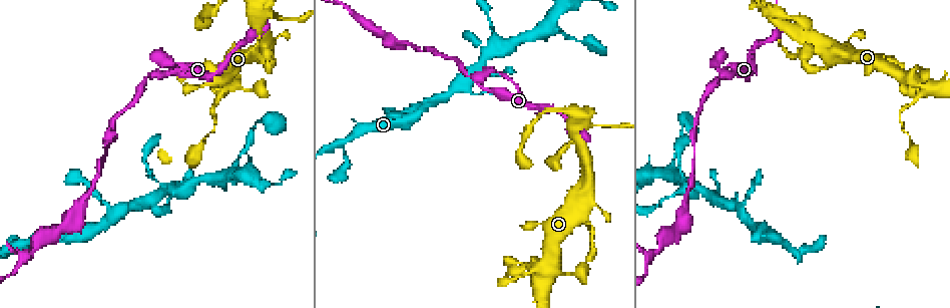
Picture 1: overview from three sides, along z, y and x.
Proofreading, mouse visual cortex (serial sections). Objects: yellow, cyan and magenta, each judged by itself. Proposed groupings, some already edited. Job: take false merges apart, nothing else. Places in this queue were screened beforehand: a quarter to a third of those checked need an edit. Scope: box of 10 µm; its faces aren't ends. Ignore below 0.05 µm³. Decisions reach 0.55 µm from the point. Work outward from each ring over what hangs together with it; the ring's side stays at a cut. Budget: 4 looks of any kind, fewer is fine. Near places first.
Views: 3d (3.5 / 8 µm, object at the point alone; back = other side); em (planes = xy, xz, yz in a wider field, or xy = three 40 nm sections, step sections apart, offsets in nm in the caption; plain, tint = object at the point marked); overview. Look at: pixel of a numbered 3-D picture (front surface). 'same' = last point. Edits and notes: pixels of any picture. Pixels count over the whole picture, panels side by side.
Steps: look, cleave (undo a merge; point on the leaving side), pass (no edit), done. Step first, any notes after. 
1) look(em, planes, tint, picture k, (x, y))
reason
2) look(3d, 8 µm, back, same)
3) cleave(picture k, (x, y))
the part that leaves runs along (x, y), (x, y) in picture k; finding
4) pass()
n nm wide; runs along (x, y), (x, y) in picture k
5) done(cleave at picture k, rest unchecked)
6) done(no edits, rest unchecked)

look(3d, 3.5 µm, back, picture 1, (498, 47))
small branch off a trunk

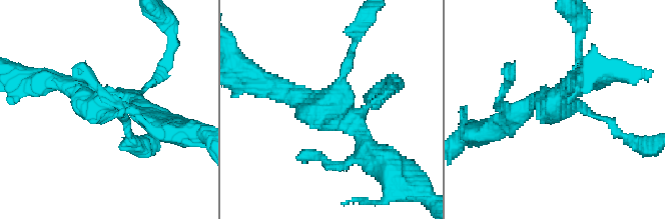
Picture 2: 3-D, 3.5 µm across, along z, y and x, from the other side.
look(em, xy, step 5, tint, picture 2, (108, 105))
4 arms; arms of 100, 150, 250, 300 nm; now the EM

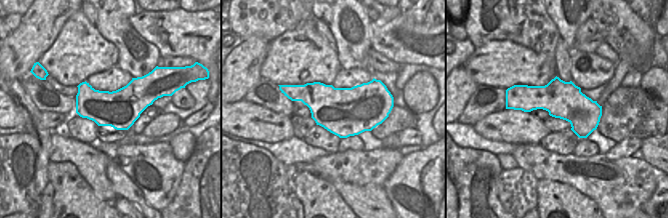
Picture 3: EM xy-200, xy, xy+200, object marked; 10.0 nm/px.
pass()
runs along (371, 150), (350, 119), (275, 88) in picture 2; all the same cell

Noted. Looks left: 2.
look(3d, 3.5 µm, picture 1, (656, 253))
thick turns thin

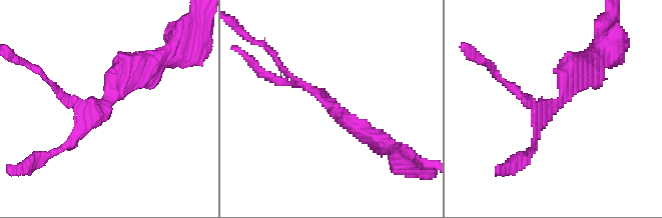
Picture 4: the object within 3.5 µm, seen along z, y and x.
pass()
runs along (147, 65), (64, 145) in picture 4; one cell here

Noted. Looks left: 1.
done(no edits, rest unchecked)

